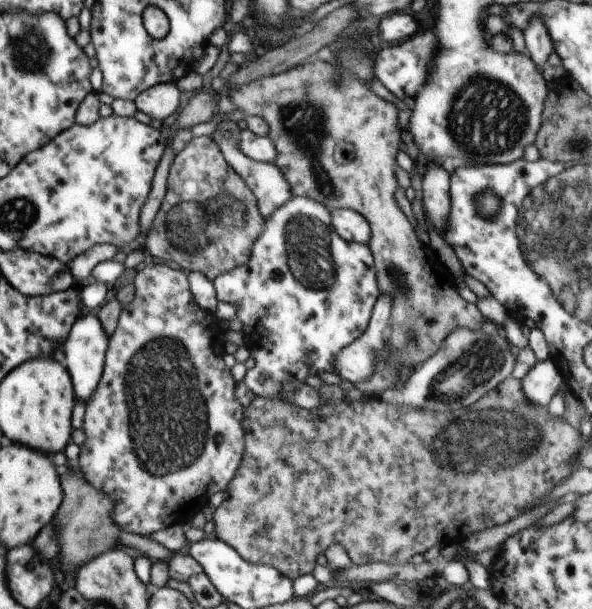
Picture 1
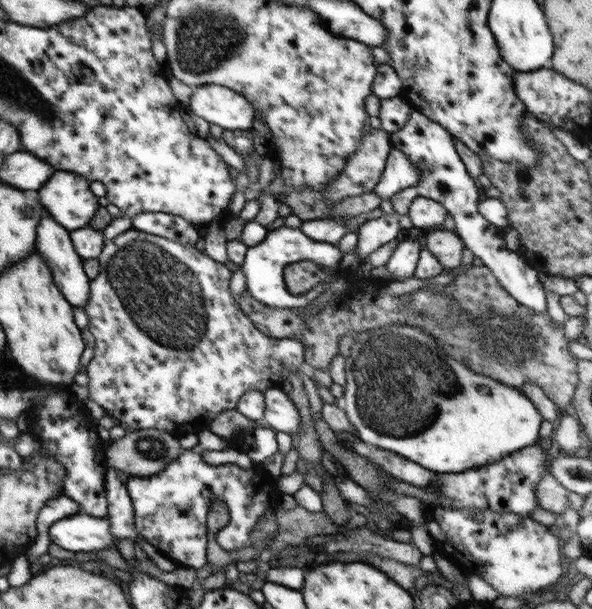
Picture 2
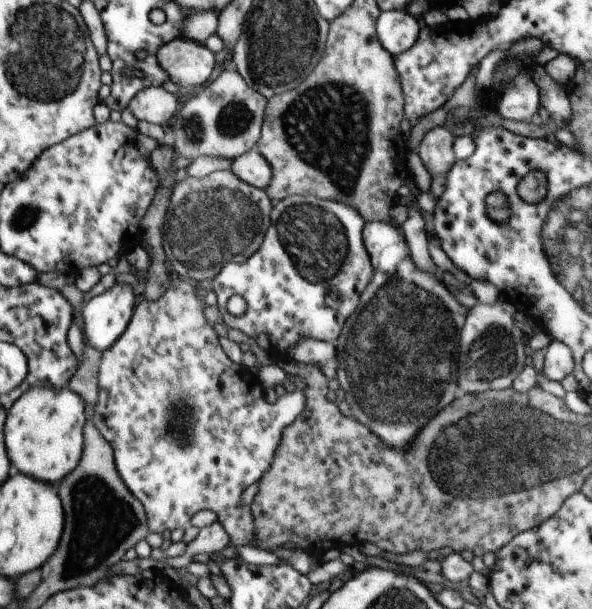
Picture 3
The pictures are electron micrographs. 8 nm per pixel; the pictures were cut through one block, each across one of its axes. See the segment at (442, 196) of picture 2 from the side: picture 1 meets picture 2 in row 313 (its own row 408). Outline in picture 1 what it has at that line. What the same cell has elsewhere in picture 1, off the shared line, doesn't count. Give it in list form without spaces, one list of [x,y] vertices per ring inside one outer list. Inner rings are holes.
[[[548,358],[537,362],[524,376],[521,386],[525,398],[537,409],[544,409],[550,405],[563,383],[561,373]]]

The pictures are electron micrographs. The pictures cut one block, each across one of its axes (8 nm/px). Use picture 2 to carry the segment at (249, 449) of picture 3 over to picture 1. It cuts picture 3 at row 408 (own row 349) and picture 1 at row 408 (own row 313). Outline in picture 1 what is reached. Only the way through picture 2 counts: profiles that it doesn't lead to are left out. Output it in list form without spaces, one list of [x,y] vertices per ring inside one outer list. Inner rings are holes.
[[[150,262],[145,263],[135,271],[136,278],[134,280],[135,298],[126,307],[122,308],[120,320],[115,332],[109,337],[109,344],[105,353],[105,364],[103,367],[103,374],[101,375],[101,380],[94,393],[91,395],[90,401],[86,404],[85,416],[83,419],[82,430],[86,435],[86,442],[80,447],[80,459],[75,464],[78,465],[79,470],[83,474],[83,478],[90,484],[95,490],[102,492],[105,496],[108,496],[113,501],[113,508],[111,509],[111,520],[122,530],[128,533],[133,533],[142,537],[150,537],[154,532],[166,529],[172,525],[183,525],[185,521],[190,521],[193,517],[200,513],[202,508],[210,504],[210,499],[216,492],[224,491],[226,492],[229,483],[234,479],[236,472],[241,464],[241,459],[243,458],[243,451],[245,448],[243,429],[242,429],[242,418],[244,416],[244,404],[245,400],[237,400],[234,397],[234,390],[236,382],[233,380],[231,370],[226,366],[223,357],[225,356],[225,342],[224,330],[222,330],[220,321],[214,313],[208,313],[207,311],[201,310],[197,303],[192,297],[191,291],[189,290],[189,283],[187,280],[187,272],[182,270],[174,270],[171,268],[170,264],[153,264]]]

